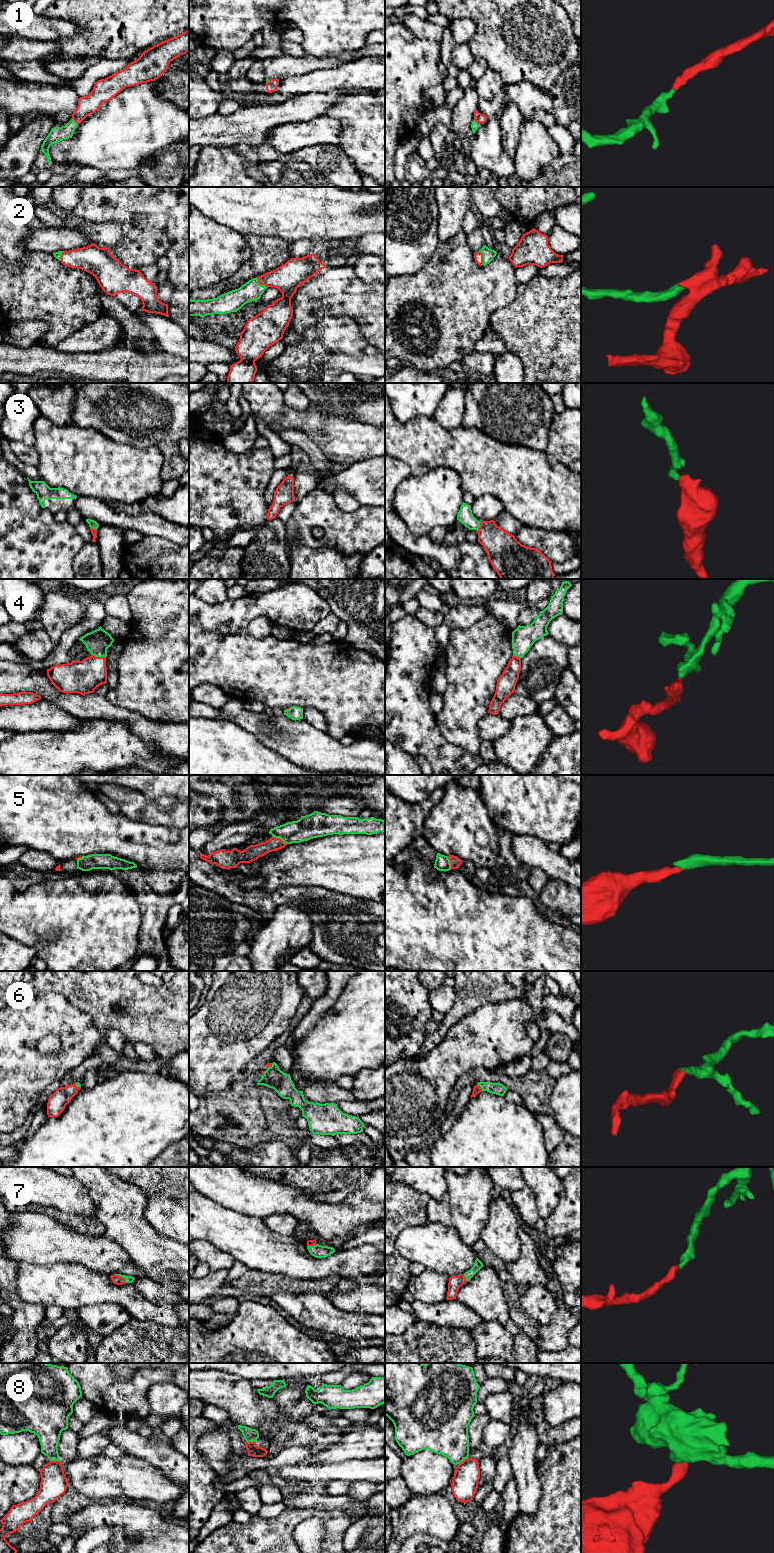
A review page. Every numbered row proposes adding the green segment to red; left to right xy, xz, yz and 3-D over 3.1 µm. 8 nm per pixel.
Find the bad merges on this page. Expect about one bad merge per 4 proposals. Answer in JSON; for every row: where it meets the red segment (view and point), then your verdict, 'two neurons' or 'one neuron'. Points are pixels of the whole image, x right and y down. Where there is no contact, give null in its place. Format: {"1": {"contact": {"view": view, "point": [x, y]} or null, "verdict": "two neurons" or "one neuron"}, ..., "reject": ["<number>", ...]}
{"1": {"contact": {"view": "xy", "point": [74, 120]}, "verdict": "one neuron"}, "2": {"contact": {"view": "yz", "point": [482, 257]}, "verdict": "one neuron"}, "3": {"contact": {"view": "yz", "point": [480, 527]}, "verdict": "one neuron"}, "4": {"contact": {"view": "xy", "point": [98, 657]}, "verdict": "one neuron"}, "5": {"contact": {"view": "xz", "point": [279, 838]}, "verdict": "one neuron"}, "6": {"contact": {"view": "yz", "point": [480, 1087]}, "verdict": "one neuron"}, "7": {"contact": {"view": "xy", "point": [121, 1277]}, "verdict": "one neuron"}, "8": {"contact": {"view": "yz", "point": [464, 1460]}, "verdict": "two neurons"}, "reject": ["8"]}

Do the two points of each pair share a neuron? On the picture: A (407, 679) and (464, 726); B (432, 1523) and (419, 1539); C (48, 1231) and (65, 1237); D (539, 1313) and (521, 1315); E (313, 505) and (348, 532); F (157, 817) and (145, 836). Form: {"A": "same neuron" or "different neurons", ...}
{"A": "different neurons", "B": "different neurons", "C": "same neuron", "D": "different neurons", "E": "same neuron", "F": "different neurons"}

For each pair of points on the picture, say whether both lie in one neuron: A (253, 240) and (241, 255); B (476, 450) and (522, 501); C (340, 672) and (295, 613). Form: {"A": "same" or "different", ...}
{"A": "different", "B": "same", "C": "different"}

